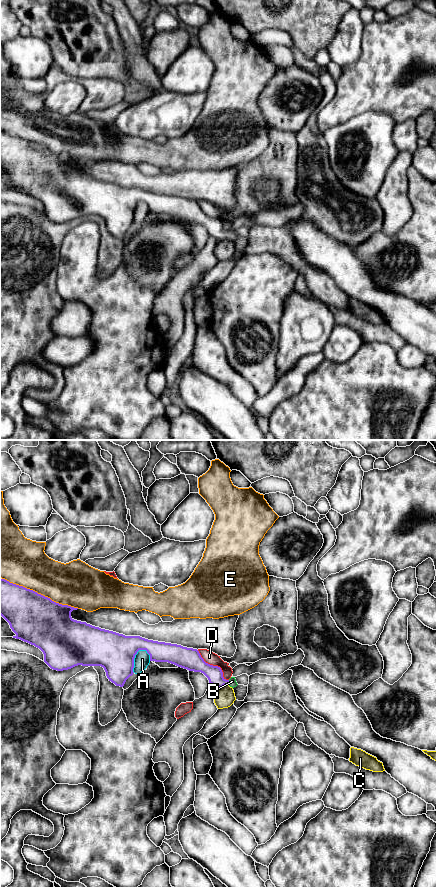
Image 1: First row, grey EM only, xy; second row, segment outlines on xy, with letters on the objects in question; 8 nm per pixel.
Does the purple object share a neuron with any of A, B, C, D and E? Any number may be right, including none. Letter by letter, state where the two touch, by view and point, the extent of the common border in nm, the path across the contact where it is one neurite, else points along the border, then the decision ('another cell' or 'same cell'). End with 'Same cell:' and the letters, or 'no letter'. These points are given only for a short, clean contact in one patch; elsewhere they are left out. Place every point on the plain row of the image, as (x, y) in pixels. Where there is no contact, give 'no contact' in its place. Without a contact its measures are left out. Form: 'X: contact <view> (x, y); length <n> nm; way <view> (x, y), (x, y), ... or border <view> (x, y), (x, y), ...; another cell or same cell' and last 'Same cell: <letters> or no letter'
A: contact xy (134, 209); length 220 nm; another cell
B: contact xy (228, 234); length 40 nm; way xy (214, 226), (222, 234), (228, 234), (232, 233); same cell
C: contact xy (223, 237); length 100 nm; another cell
D: contact xy (214, 218); length 360 nm; another cell
E: contact xy (40, 146); length 650 nm; another cell
Same cell: B

